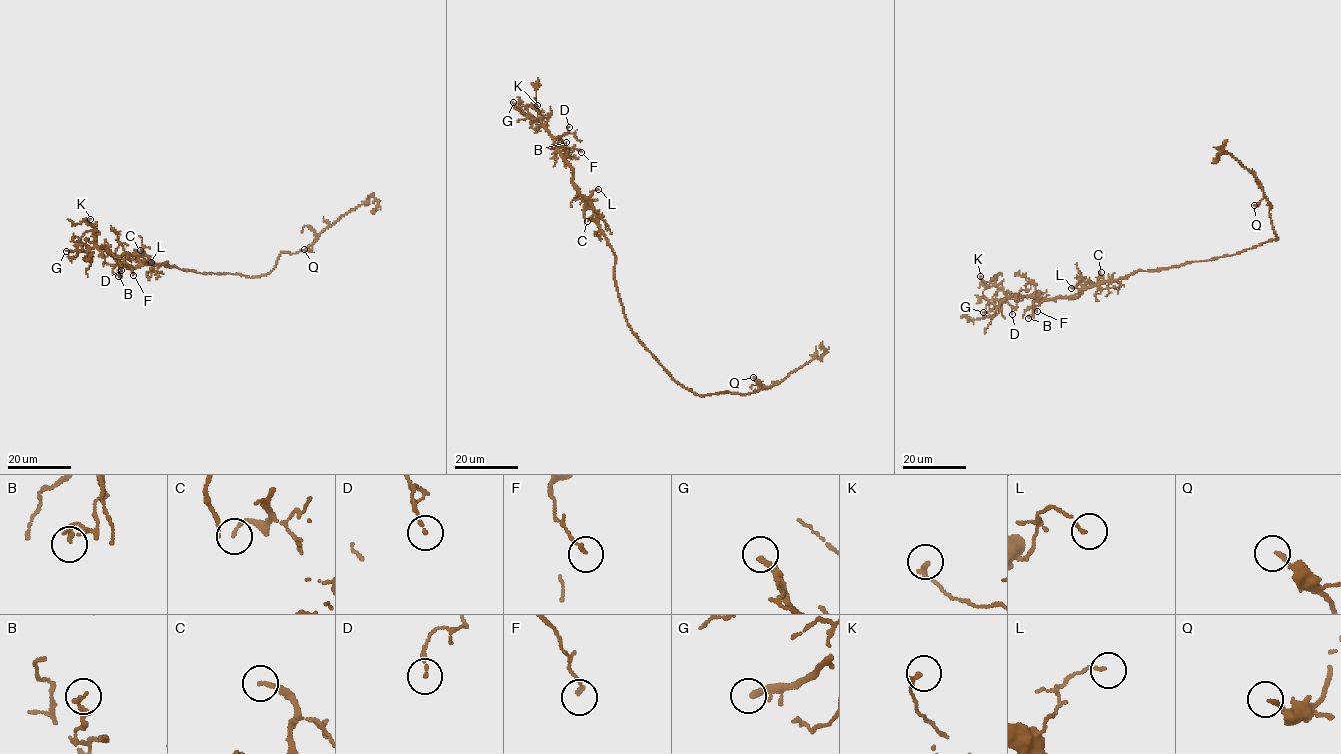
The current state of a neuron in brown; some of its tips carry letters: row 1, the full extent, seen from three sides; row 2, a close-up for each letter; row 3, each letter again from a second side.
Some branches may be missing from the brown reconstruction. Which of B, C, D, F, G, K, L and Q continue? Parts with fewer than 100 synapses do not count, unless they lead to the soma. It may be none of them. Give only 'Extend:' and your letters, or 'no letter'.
Extend: G

